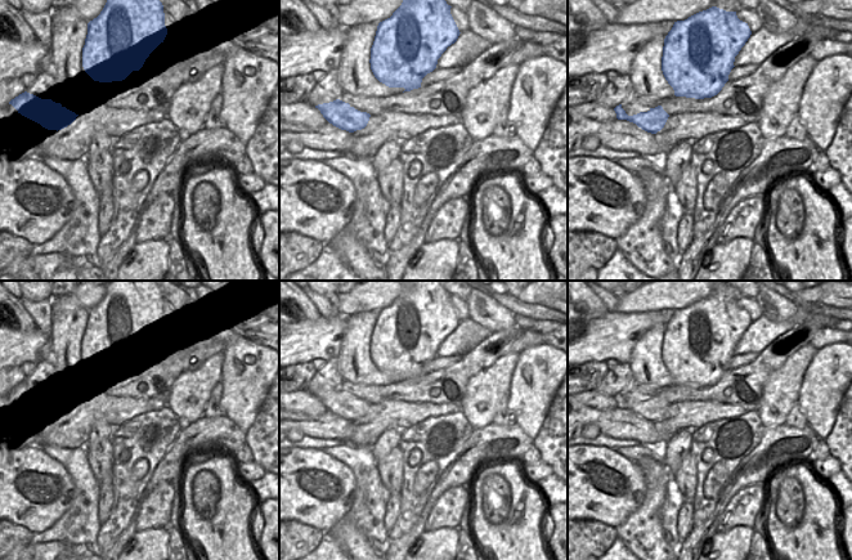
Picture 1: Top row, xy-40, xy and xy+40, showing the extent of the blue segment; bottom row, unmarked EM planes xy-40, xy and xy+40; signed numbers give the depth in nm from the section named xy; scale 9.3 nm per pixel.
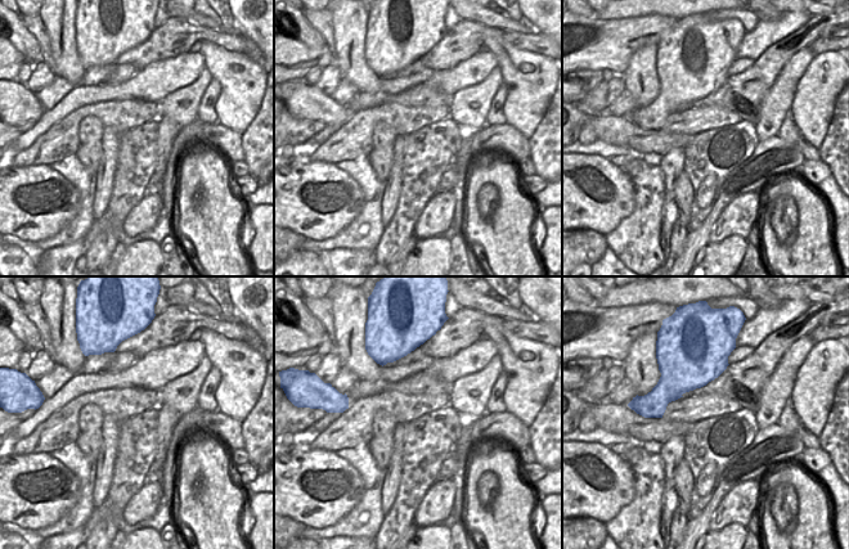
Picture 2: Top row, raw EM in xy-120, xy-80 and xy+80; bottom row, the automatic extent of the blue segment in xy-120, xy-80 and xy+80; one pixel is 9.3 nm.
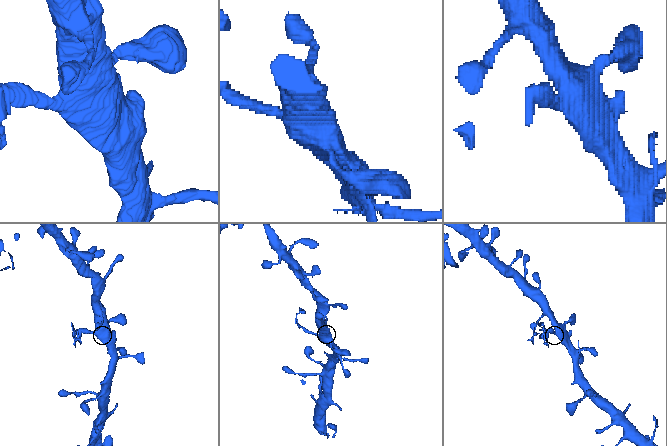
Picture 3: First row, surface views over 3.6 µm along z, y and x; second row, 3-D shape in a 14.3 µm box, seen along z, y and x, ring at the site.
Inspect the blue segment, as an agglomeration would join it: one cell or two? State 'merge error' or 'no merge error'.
merge error

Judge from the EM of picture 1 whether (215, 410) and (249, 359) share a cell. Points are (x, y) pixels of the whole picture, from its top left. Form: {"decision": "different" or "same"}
{"decision": "different"}

